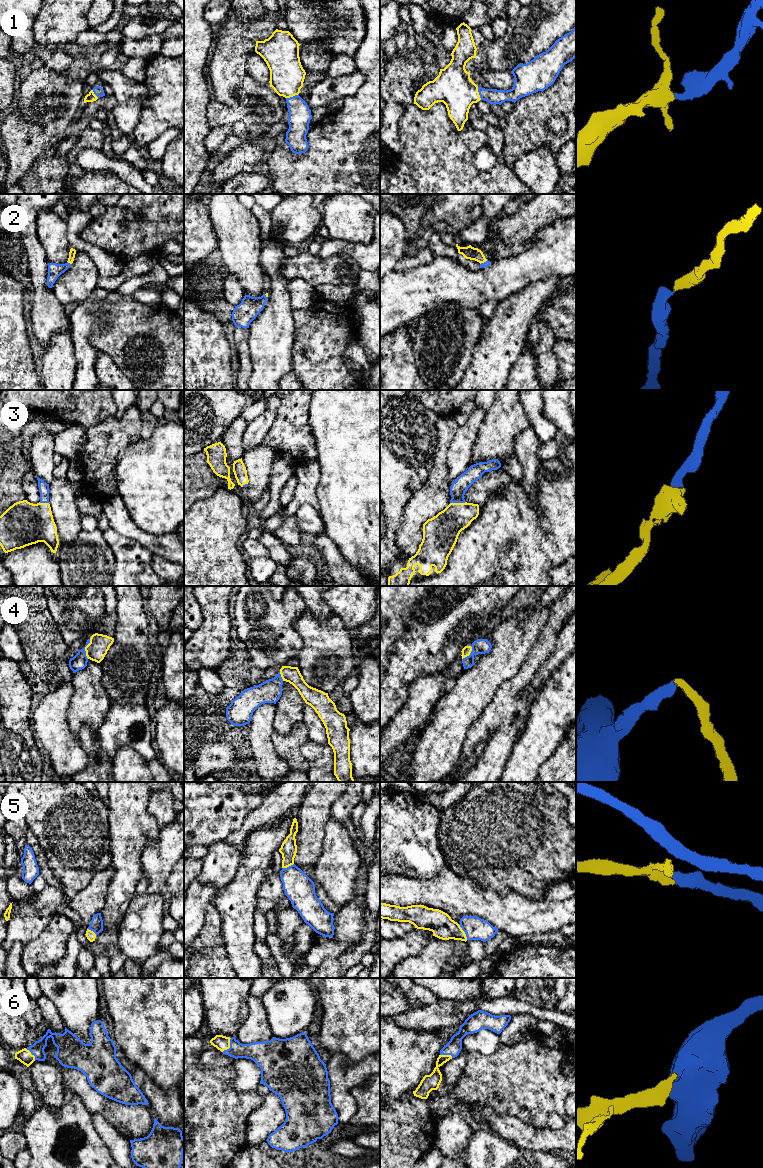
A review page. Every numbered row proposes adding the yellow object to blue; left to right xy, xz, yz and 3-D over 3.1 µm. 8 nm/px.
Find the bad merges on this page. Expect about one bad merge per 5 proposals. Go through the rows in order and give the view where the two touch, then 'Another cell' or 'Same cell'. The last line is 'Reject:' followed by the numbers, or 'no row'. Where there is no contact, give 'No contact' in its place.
1: Touches blue in xz. Same cell
2: Touches blue in xy. Same cell
3: Touches blue in yz. Same cell
4: Touches blue in xy. Same cell
5: Touches blue in yz. Same cell
6: Touches blue in xz. Same cell
Reject: no row

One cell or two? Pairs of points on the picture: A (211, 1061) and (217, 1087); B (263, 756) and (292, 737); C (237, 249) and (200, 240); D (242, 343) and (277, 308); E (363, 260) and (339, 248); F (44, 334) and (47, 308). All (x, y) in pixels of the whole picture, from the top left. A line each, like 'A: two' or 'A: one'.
A: two
B: two
C: two
D: two
E: one
F: one

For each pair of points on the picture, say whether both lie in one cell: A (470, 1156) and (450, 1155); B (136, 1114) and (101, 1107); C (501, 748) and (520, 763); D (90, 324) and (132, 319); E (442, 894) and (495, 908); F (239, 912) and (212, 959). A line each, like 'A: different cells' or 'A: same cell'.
A: different cells
B: same cell
C: different cells
D: different cells
E: same cell
F: different cells

